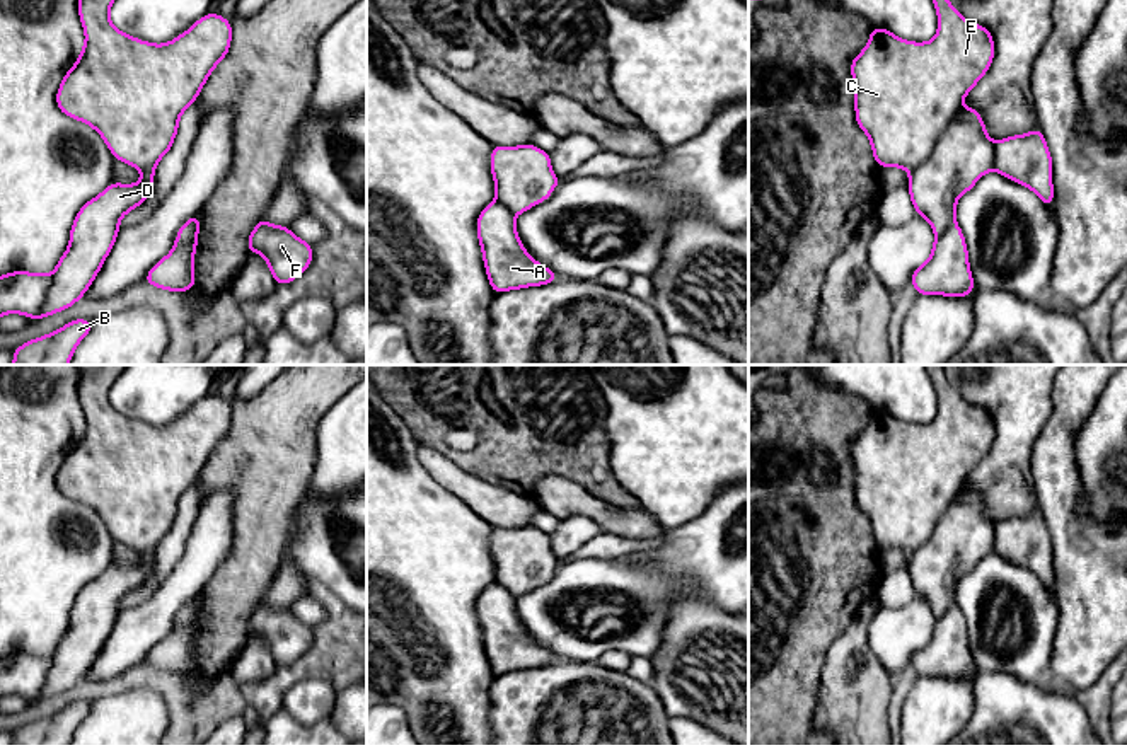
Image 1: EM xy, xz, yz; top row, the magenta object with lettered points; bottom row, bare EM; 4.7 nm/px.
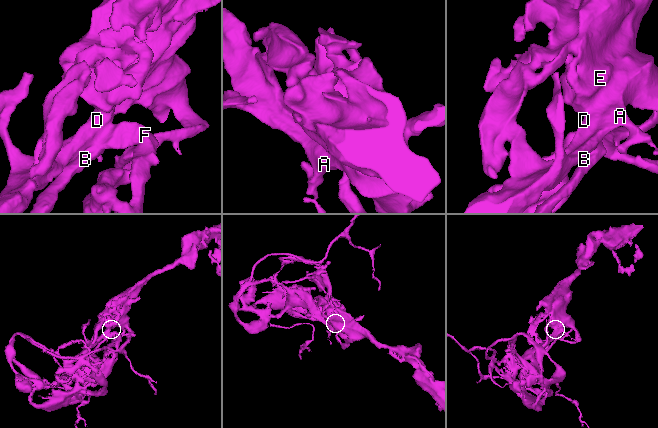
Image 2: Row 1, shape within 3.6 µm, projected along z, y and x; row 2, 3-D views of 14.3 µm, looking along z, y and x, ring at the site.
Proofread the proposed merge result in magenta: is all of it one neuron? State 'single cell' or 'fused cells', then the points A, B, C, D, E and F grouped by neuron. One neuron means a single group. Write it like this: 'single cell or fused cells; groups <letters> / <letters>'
single cell; groups A B C D E F

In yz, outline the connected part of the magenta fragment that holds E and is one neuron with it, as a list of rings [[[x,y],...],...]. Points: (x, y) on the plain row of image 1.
[[[926,365],[938,394],[938,414],[928,424],[900,421],[873,409],[864,431],[852,440],[854,493],[868,517],[878,549],[900,549],[909,557],[909,576],[936,621],[929,641],[910,658],[917,677],[967,679],[975,665],[968,632],[957,607],[957,583],[989,552],[1030,569],[1049,590],[1054,586],[1052,537],[1040,510],[992,523],[980,494],[962,482],[985,457],[994,442],[987,409],[968,404],[946,380],[943,365]]]

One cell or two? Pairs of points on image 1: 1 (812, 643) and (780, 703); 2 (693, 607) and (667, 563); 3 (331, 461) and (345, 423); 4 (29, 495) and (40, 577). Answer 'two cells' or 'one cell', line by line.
1: one cell
2: two cells
3: one cell
4: one cell

